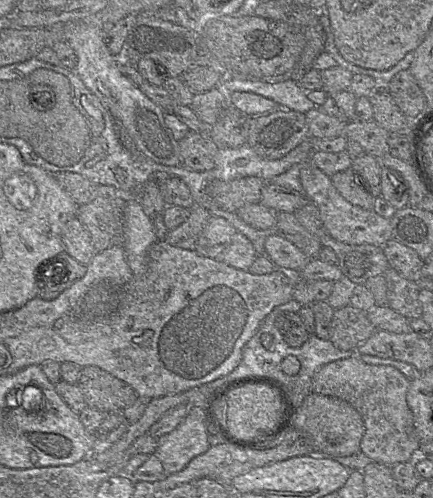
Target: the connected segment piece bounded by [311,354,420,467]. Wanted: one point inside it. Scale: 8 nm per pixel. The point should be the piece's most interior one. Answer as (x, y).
(378, 393)

